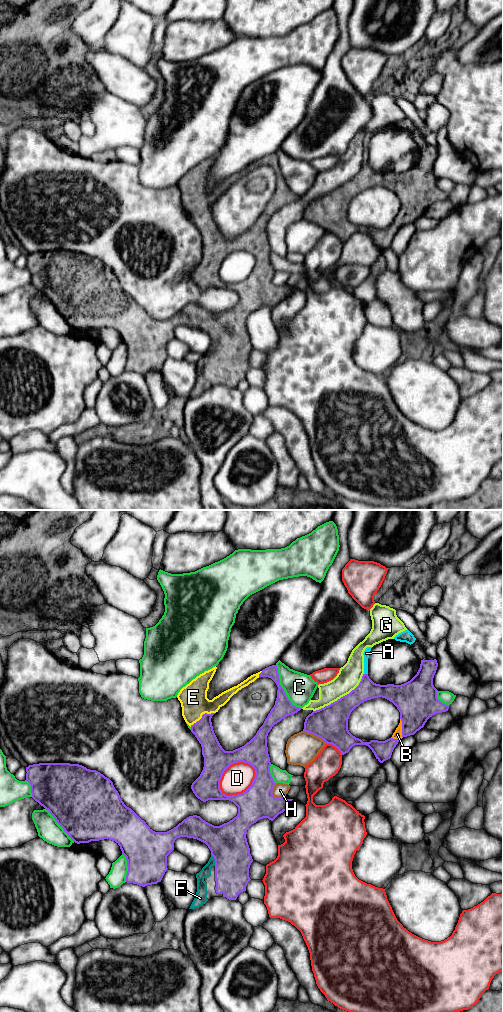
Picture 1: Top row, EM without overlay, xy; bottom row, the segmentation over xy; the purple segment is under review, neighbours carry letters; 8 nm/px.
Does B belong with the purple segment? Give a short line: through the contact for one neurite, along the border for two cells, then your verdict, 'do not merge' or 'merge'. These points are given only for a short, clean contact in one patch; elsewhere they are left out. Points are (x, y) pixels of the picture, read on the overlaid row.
merge

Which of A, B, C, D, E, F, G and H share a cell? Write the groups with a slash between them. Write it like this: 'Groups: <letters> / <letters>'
Groups: A B E F / C / D / G / H

